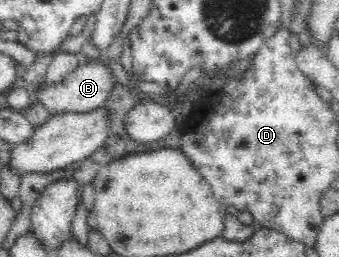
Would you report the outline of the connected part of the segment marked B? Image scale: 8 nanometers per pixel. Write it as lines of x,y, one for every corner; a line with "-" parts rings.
99,61
90,62
87,65
80,65
60,83
42,85
42,89
36,91
36,102
46,107
46,111
51,116
63,115
64,113
91,113
104,106
114,85
116,85
115,79
106,65
102,65

